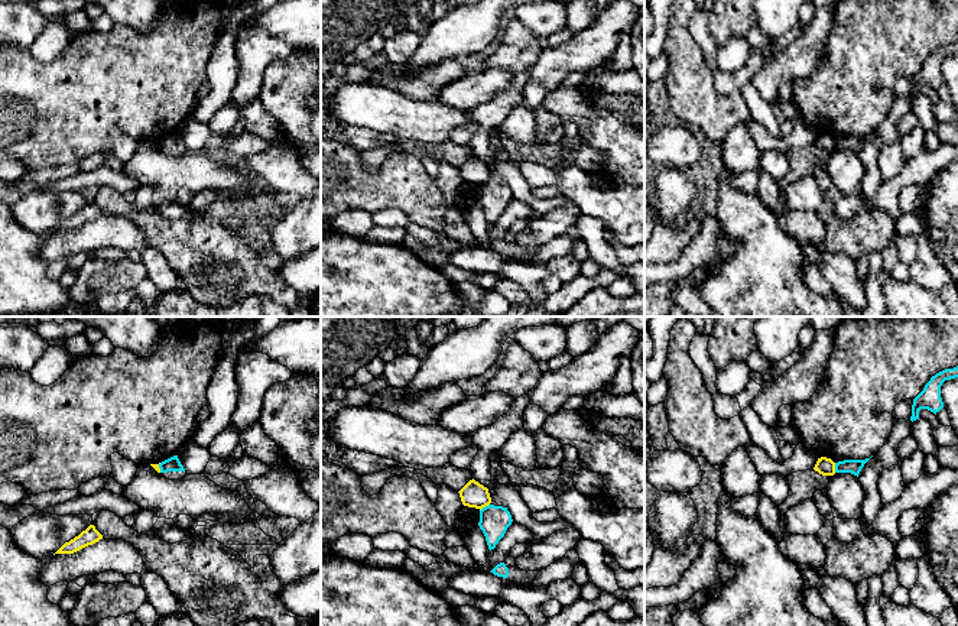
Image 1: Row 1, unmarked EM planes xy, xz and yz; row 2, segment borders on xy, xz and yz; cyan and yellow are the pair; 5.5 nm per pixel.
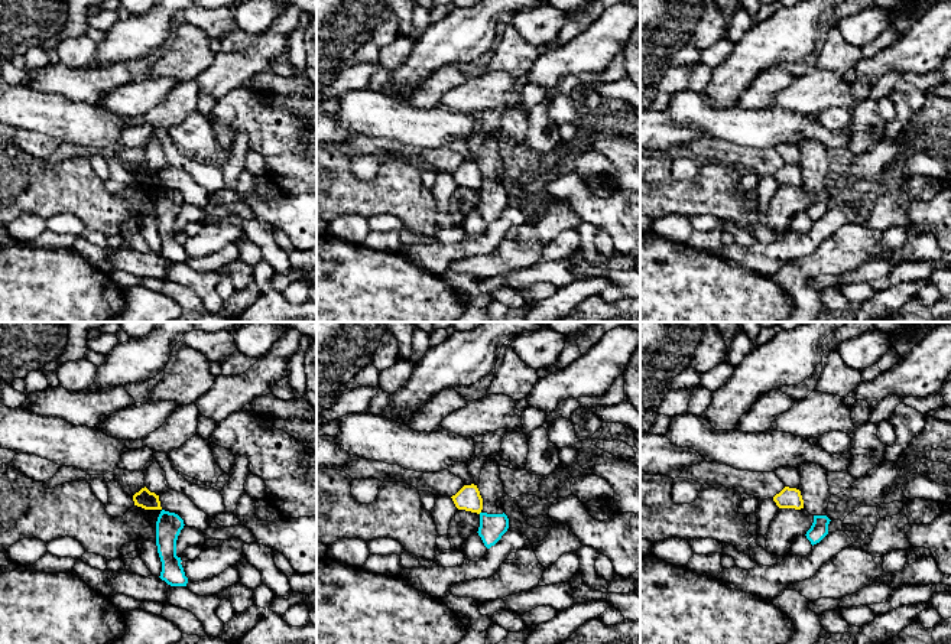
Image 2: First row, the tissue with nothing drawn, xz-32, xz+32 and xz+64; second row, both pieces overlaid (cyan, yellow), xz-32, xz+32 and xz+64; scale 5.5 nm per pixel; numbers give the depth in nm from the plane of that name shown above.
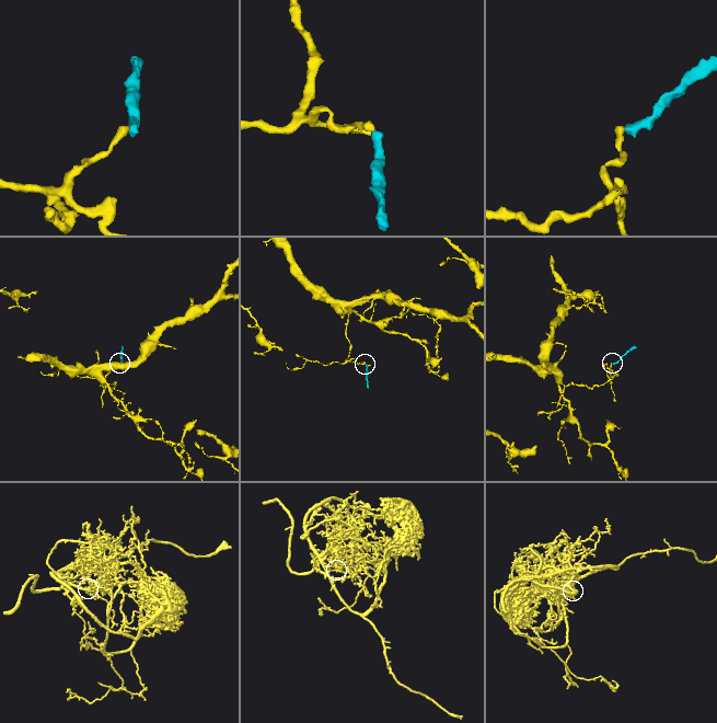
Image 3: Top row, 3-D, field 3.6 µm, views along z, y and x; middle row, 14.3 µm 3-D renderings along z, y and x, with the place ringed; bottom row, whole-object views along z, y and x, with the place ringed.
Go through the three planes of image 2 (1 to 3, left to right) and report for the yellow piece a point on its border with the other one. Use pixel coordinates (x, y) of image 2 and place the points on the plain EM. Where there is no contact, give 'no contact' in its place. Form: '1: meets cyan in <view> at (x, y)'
1: no contact
2: no contact
3: no contact

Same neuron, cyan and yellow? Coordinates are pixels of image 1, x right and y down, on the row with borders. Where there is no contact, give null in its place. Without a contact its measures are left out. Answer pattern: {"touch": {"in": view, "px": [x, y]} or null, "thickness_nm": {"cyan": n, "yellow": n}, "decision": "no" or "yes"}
{"touch": {"in": "xz", "px": [486, 506]}, "thickness_nm": {"cyan": 160, "yellow": 140}, "decision": "no"}

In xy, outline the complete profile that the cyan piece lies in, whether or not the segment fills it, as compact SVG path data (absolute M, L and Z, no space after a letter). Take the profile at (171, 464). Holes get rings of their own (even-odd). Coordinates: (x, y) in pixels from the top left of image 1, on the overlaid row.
M173 455L159 464L160 473L169 480L179 480L186 476L178 455Z

